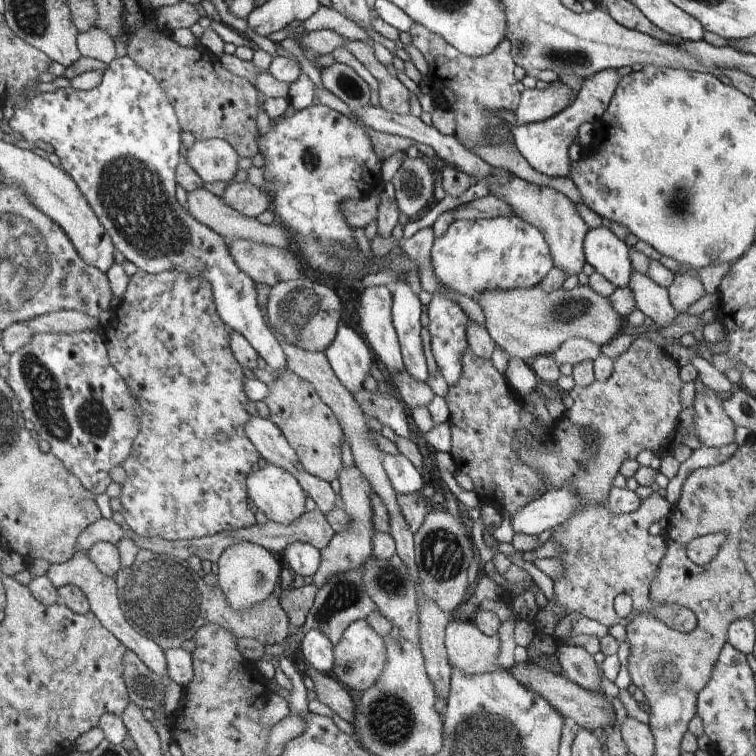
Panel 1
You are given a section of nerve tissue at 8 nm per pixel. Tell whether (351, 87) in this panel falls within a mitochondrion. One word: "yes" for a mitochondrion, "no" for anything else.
yes

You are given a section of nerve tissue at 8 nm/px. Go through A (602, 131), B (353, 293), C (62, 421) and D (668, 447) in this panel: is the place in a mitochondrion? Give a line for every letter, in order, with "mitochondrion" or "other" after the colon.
A: other
B: other
C: mitochondrion
D: other

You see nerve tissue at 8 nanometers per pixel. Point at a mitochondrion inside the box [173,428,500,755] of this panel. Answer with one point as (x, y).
(390, 719)

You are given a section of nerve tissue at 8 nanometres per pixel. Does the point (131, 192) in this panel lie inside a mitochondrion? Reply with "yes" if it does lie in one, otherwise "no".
yes

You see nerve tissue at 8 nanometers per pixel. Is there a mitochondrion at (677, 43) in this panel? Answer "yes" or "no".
no

